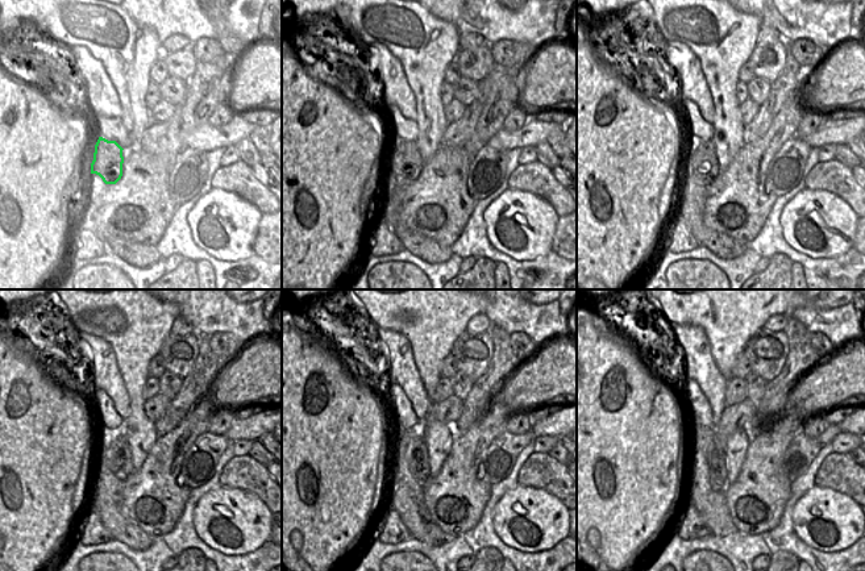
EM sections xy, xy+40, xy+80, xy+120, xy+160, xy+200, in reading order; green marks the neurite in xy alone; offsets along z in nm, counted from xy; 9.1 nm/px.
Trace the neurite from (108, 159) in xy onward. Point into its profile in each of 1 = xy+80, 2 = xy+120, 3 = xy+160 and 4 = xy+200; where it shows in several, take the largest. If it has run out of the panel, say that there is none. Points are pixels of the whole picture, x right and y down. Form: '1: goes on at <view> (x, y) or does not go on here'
1: goes on at xy+80 (701, 162)
2: goes on at xy+120 (115, 454)
3: goes on at xy+160 (416, 451)
4: goes on at xy+200 (718, 469)

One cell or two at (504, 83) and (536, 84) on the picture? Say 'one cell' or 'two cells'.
two cells

